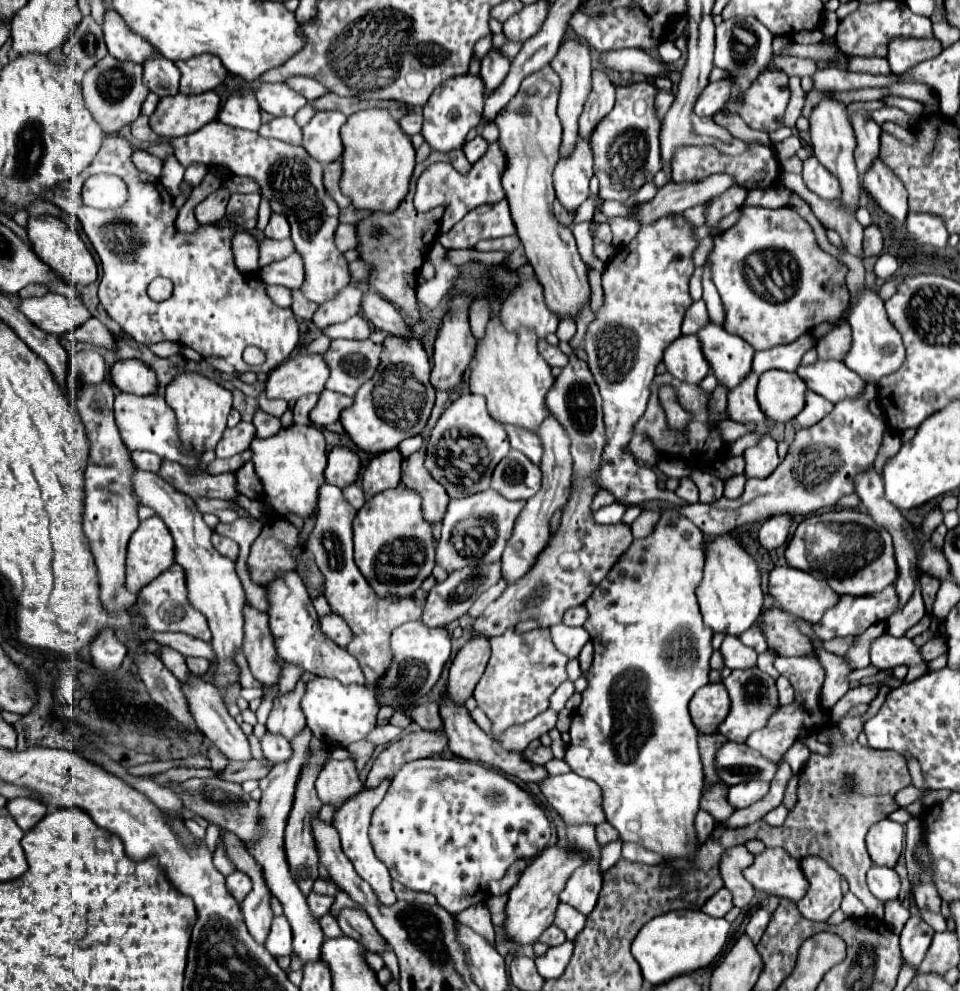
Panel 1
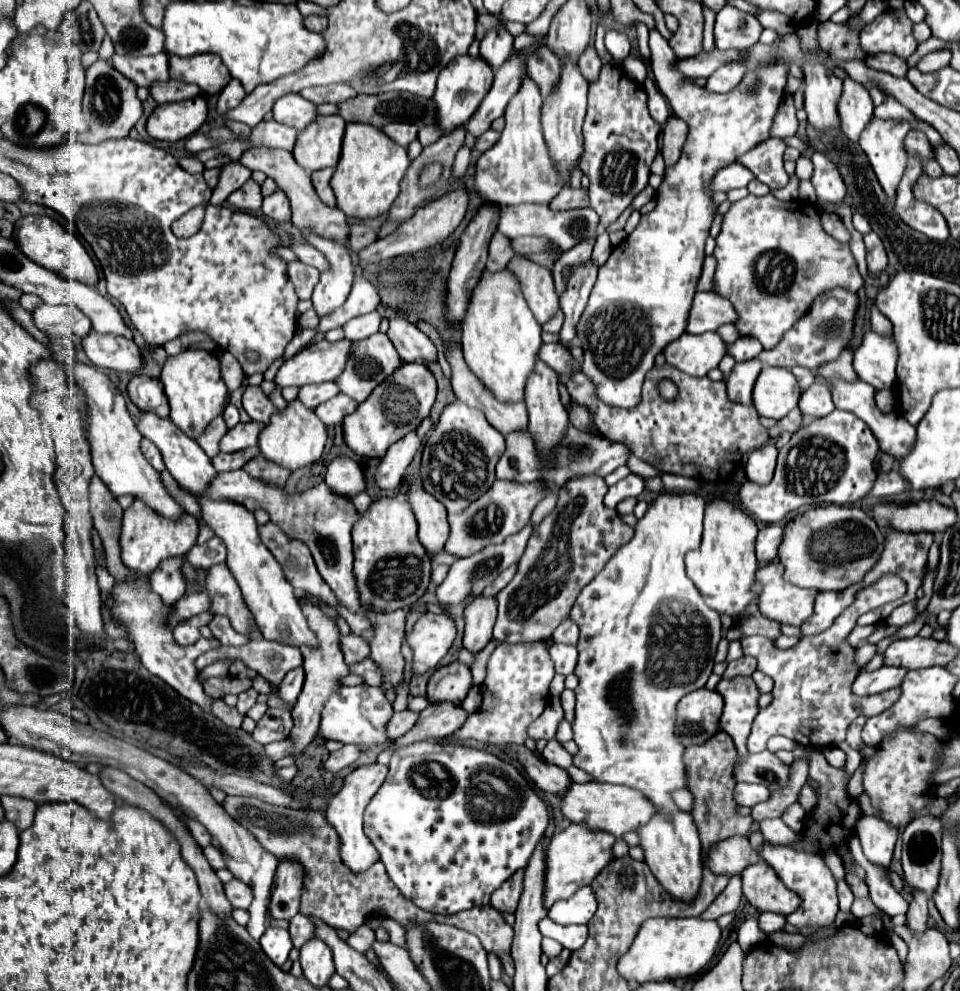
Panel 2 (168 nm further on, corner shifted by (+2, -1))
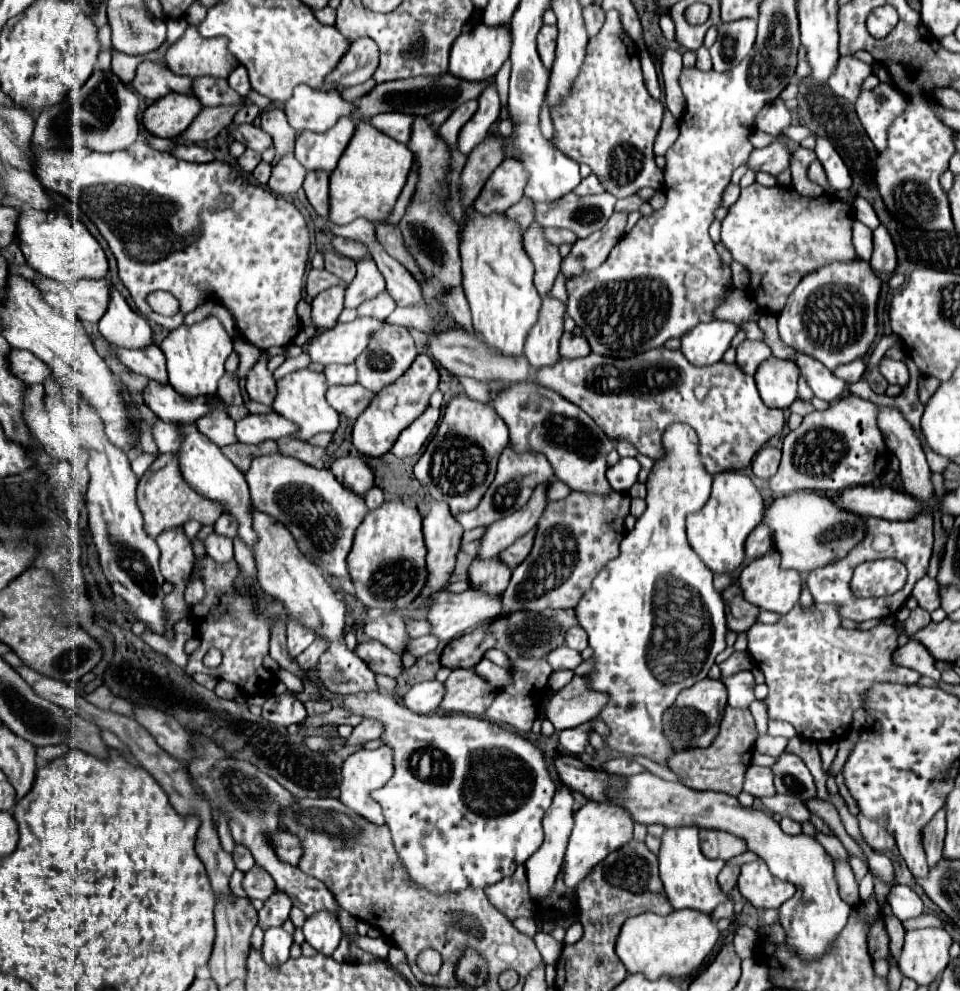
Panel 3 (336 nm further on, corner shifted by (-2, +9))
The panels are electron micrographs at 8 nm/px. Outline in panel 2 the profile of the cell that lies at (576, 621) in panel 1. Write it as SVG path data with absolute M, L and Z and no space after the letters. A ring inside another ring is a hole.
M567 619L567 621L563 621L563 623L555 629L553 639L555 639L557 643L577 645L577 639L579 639L579 629L577 629L577 625L575 625L571 619Z

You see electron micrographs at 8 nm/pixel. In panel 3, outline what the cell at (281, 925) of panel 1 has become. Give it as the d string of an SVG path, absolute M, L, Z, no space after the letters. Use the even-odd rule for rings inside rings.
M271 927L265 931L265 941L261 947L263 959L269 965L285 963L289 959L289 949L293 945L291 935L283 927Z

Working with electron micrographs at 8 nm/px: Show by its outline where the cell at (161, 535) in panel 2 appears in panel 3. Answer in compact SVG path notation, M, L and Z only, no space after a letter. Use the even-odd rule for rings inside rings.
M159 455L155 463L147 469L147 473L139 479L137 487L137 505L143 513L145 533L151 539L157 539L163 531L183 527L187 521L199 521L201 525L213 525L215 519L221 515L209 499L201 499L187 483L181 479L181 471L177 471L177 457L175 455Z

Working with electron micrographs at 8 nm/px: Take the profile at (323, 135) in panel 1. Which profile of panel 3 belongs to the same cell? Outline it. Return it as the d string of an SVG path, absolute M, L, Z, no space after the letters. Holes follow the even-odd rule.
M349 115L341 117L331 129L323 133L303 131L295 143L295 157L307 169L327 169L333 171L341 153L345 151L349 139L353 137L355 123Z

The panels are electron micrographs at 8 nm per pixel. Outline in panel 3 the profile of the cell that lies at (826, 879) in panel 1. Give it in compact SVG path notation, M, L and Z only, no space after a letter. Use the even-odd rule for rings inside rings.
M645 771L627 777L625 787L609 789L607 797L611 803L621 805L635 823L661 823L665 827L681 827L695 823L701 829L721 829L743 837L749 851L757 853L769 867L769 871L797 887L797 895L779 907L779 923L787 933L787 943L805 959L819 959L829 943L845 927L851 907L839 897L839 885L835 879L835 863L829 853L811 835L787 835L771 815L755 809L745 809L741 803L725 793L695 791L683 783L663 781L657 775Z

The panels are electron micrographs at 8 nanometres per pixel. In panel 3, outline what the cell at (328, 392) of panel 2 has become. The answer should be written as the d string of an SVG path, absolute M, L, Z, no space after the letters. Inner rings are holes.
M327 365L323 369L327 385L351 385L357 381L357 371L353 365Z

